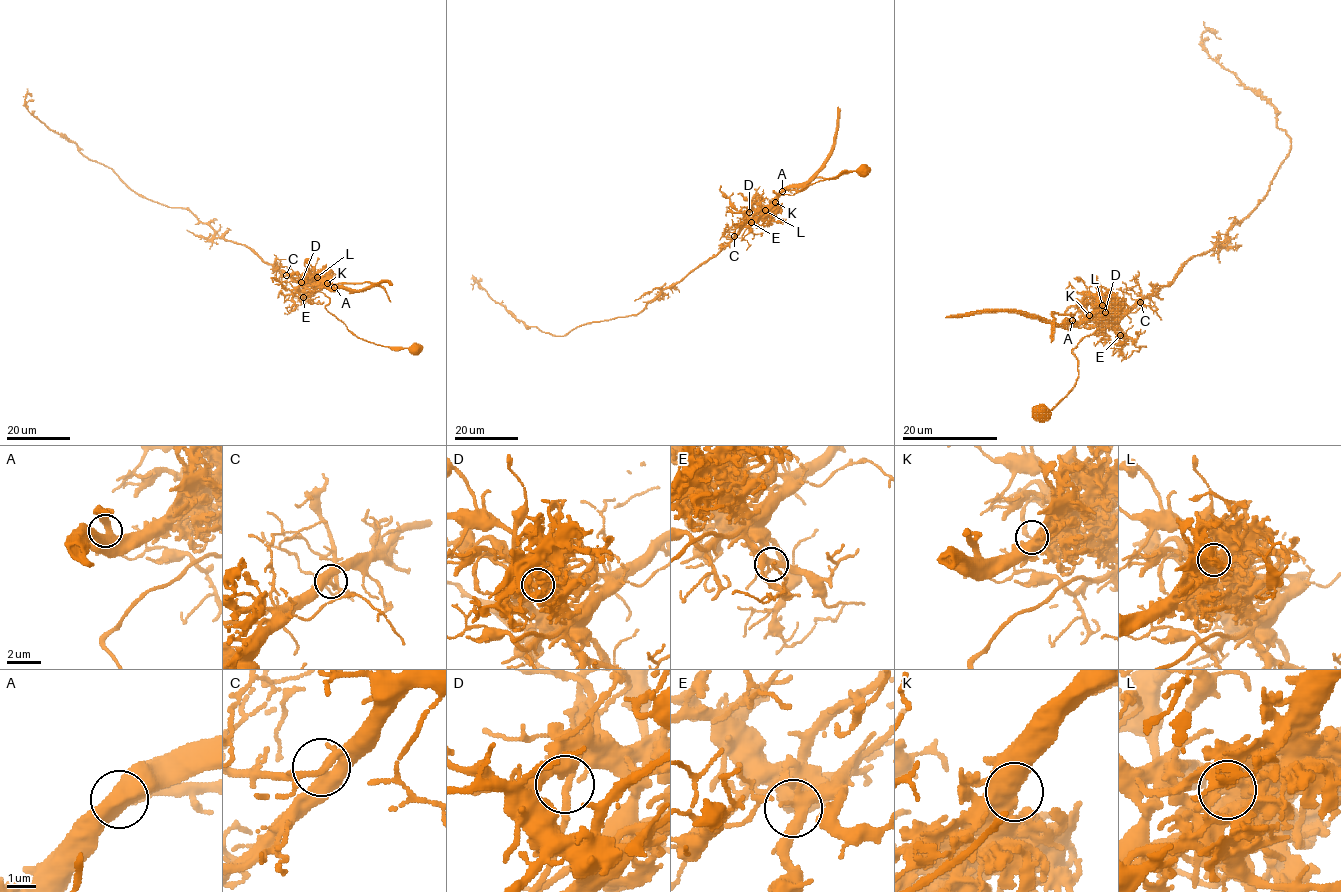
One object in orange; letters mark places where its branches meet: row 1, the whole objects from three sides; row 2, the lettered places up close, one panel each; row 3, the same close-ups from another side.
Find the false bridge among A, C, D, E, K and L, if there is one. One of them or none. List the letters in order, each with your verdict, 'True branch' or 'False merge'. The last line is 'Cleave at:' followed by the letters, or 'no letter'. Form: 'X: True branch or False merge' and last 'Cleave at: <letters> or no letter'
A: True branch
C: True branch
D: True branch
E: True branch
K: True branch
L: False merge
Cleave at: L

